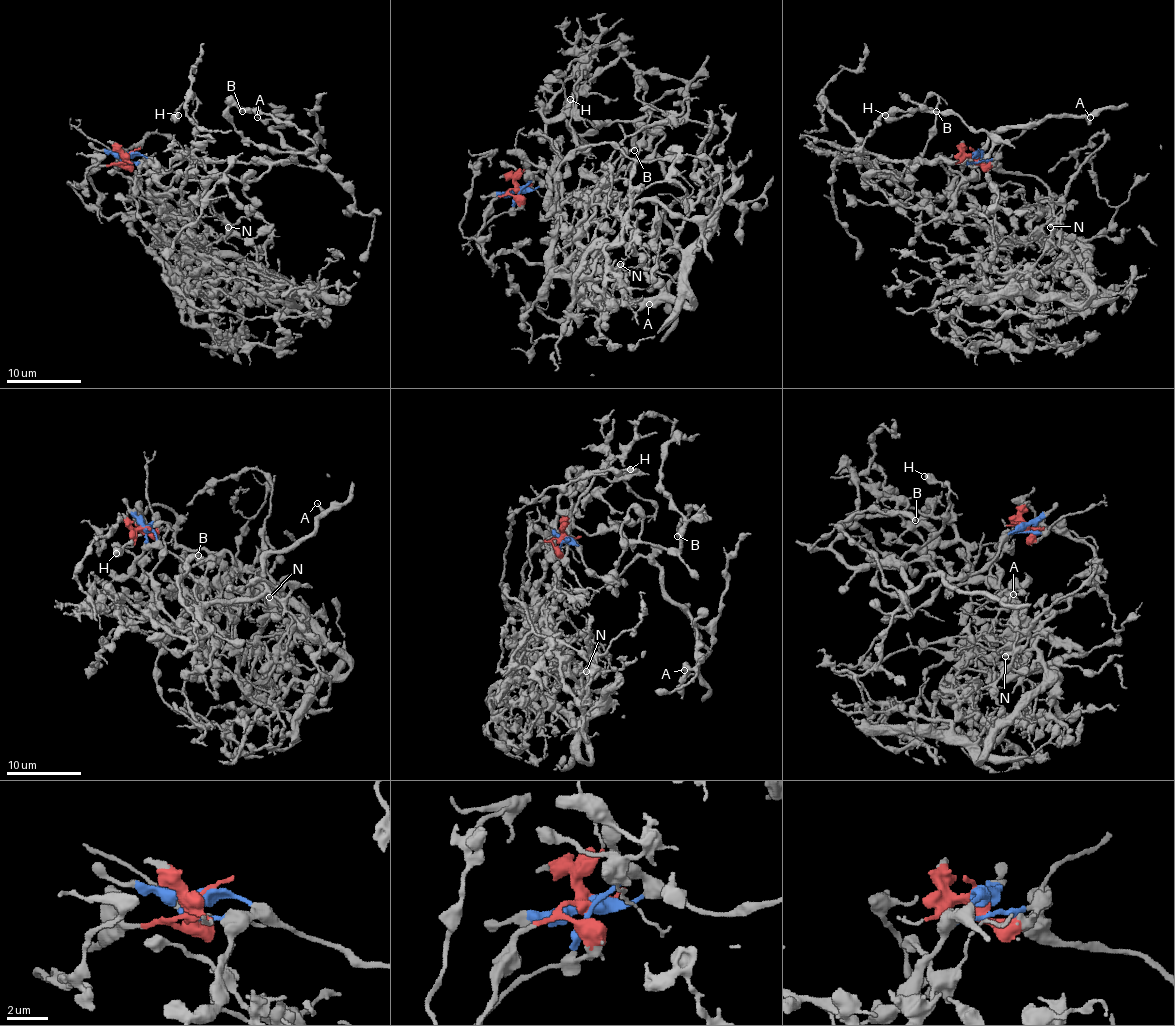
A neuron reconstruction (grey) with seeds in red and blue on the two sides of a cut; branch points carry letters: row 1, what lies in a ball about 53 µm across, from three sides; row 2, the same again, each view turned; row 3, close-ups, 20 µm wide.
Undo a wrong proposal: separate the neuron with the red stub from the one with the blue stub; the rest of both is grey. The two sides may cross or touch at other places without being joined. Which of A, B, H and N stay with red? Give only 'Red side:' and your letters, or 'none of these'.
Red side: N

